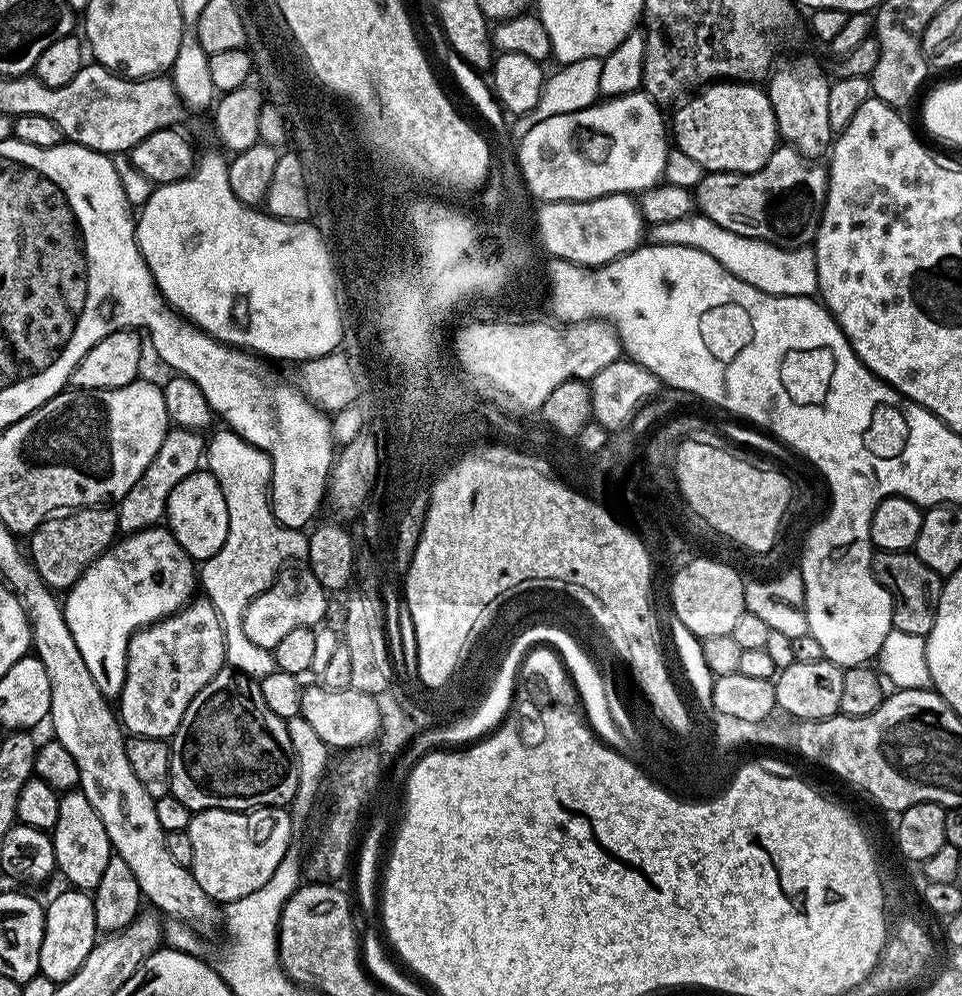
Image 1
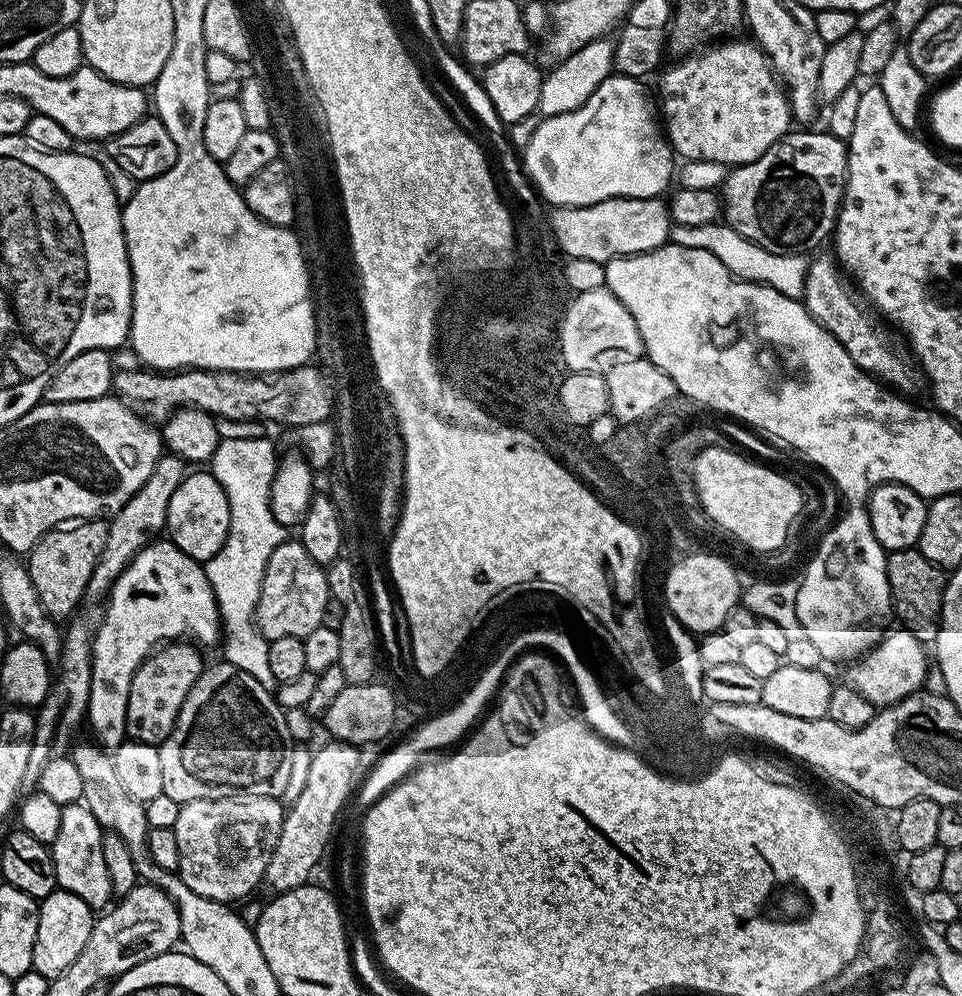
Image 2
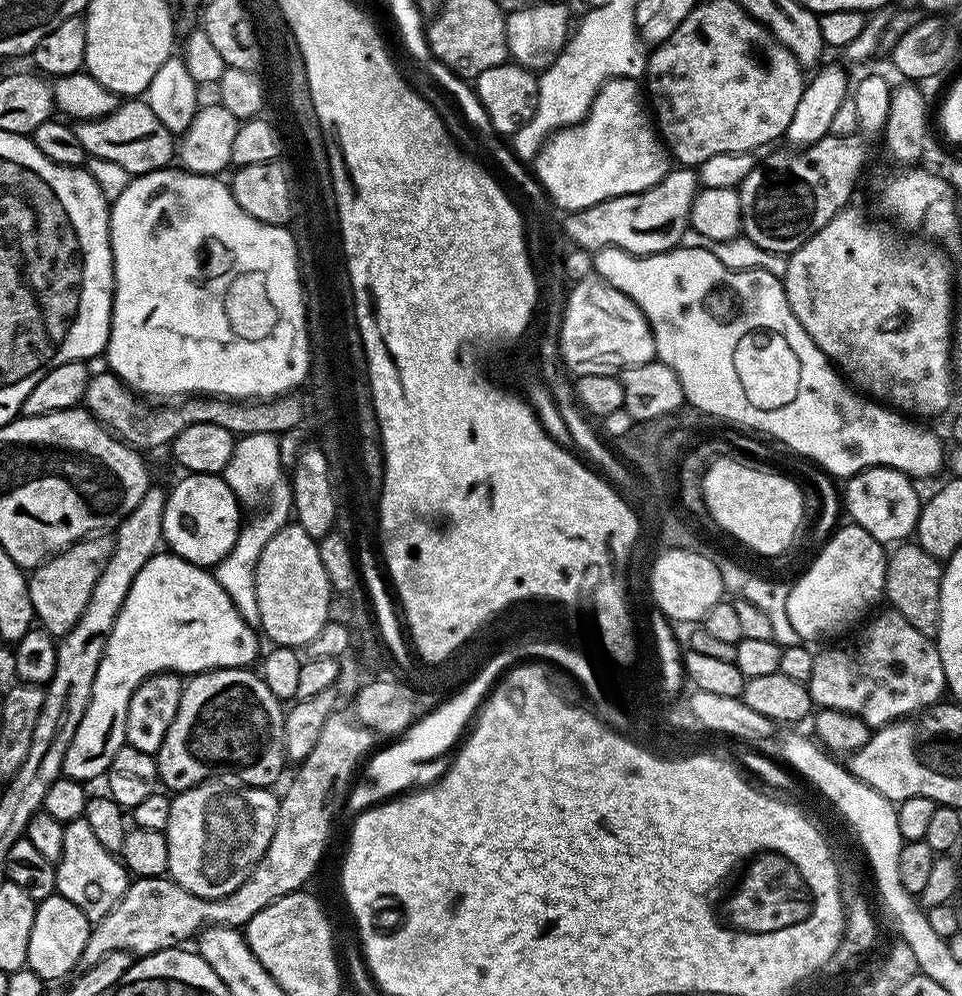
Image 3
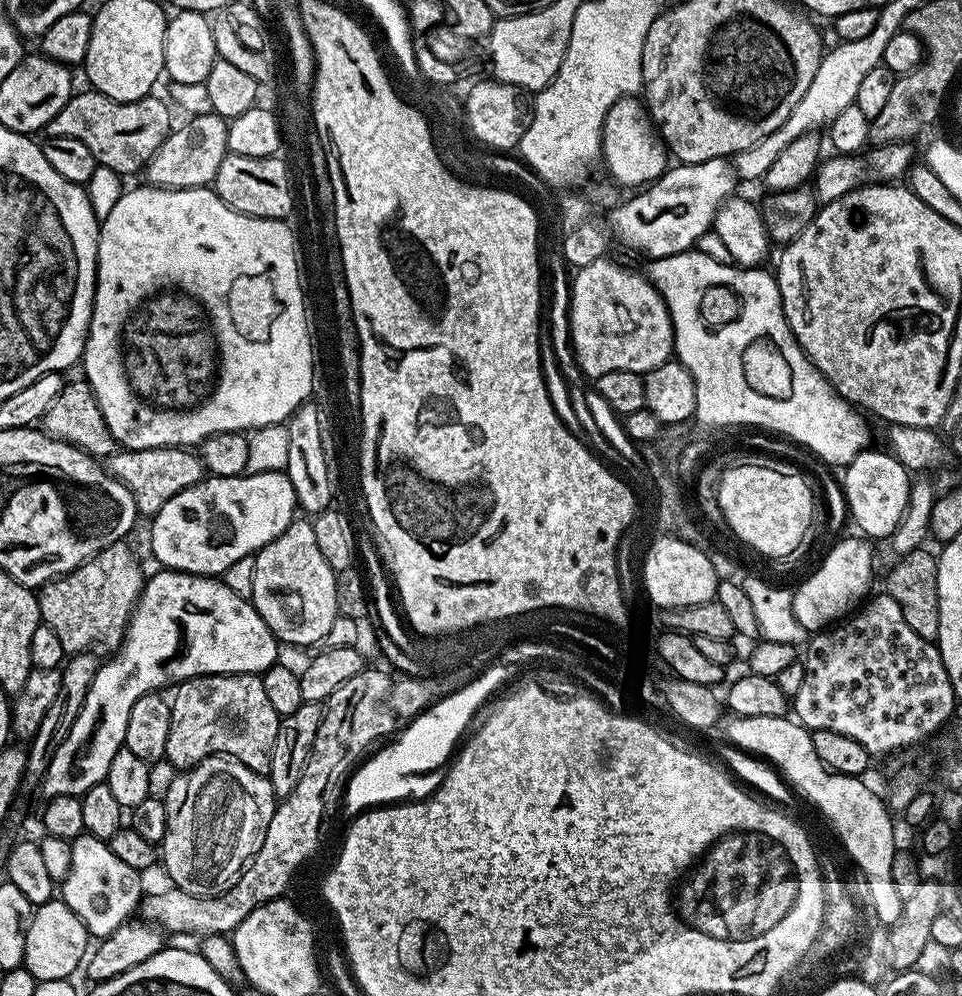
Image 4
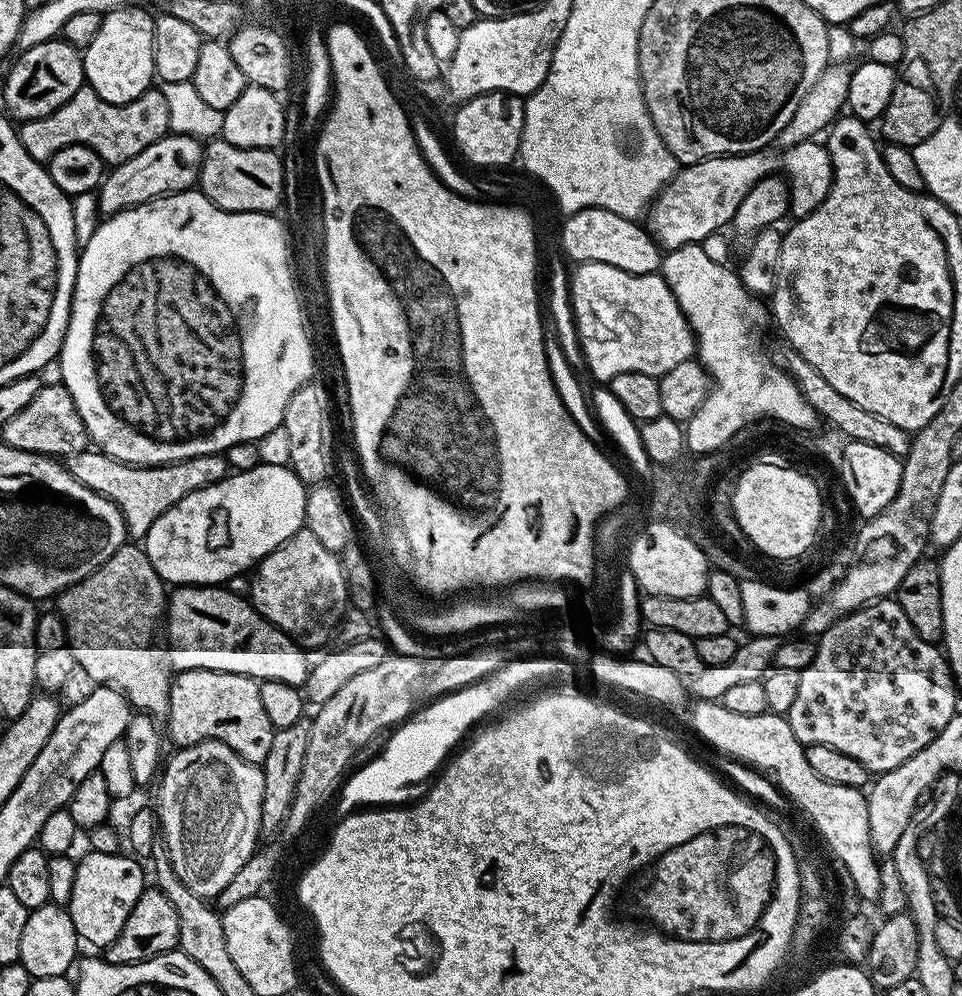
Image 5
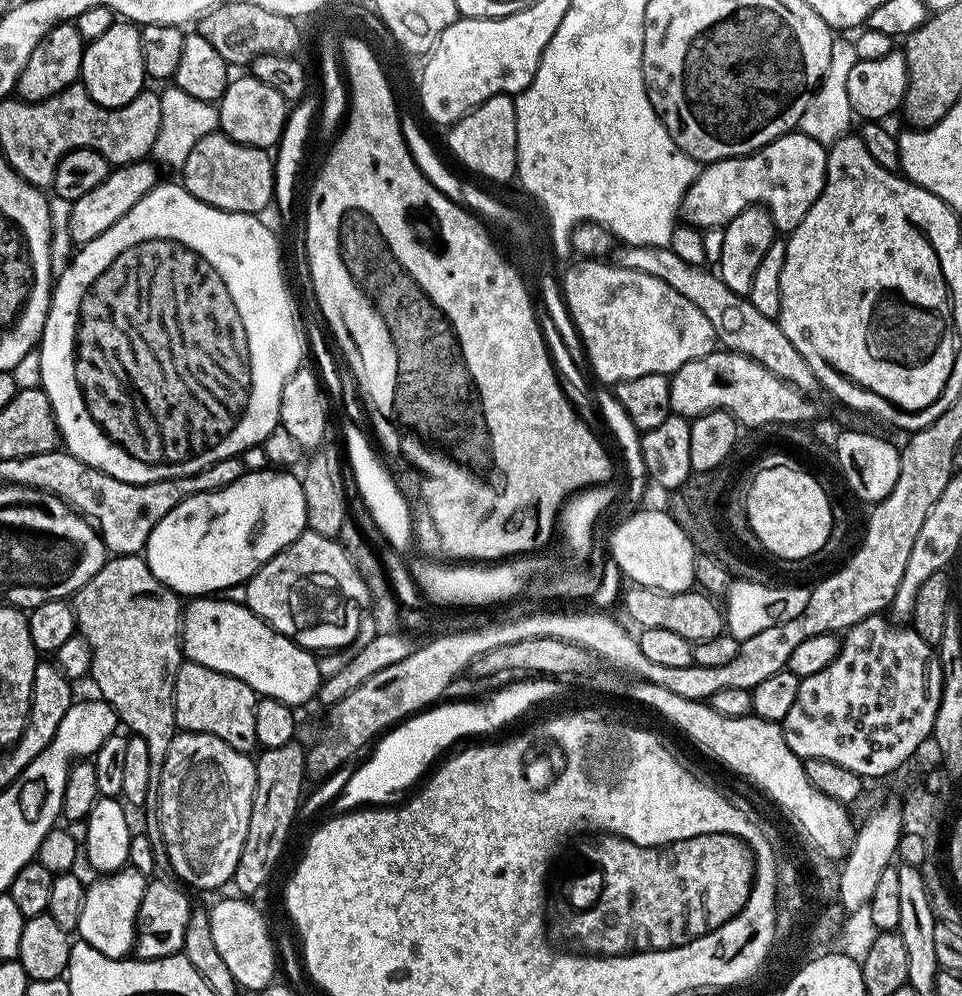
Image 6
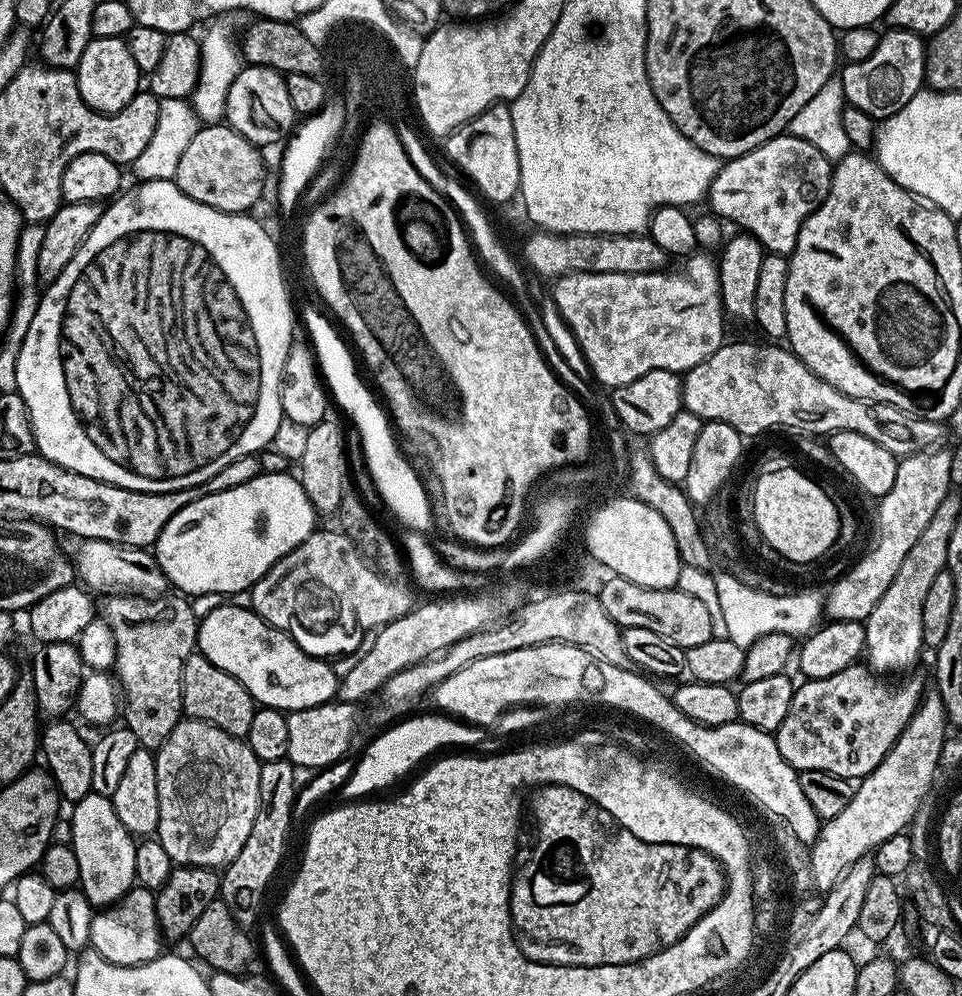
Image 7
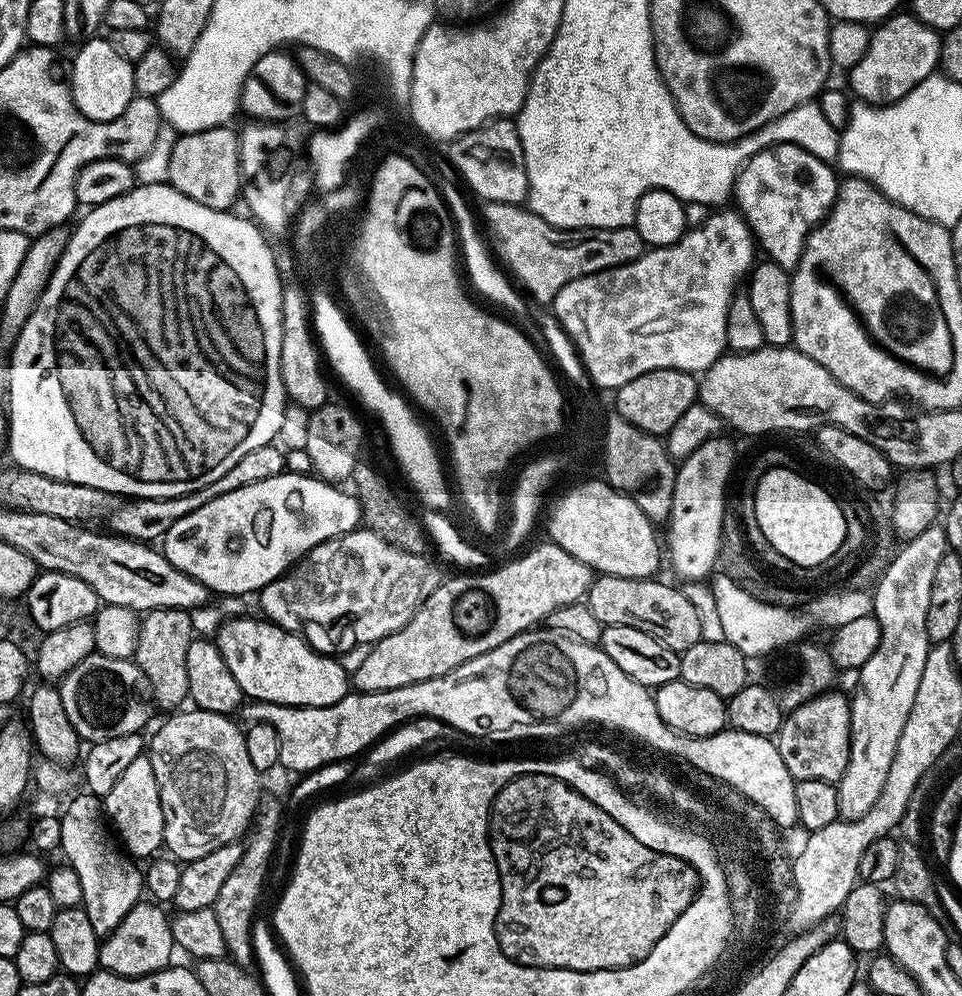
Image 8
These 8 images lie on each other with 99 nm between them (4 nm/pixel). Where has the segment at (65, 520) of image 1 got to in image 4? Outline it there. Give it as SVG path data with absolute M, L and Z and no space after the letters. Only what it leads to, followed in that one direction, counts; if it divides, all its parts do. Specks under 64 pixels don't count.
M122 539L106 546L82 562L82 566L38 589L41 621L54 630L65 654L90 652L97 647L95 644L105 644L111 650L119 649L146 579L146 572L140 569L128 543L127 539Z

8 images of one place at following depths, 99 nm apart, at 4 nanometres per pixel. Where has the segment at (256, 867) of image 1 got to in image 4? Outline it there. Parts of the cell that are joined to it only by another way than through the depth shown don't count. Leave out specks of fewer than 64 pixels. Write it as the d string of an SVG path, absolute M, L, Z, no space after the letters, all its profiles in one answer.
M208 756L206 759L195 764L192 768L181 771L168 784L168 793L163 793L162 799L166 806L166 838L162 845L162 864L164 860L164 868L168 871L168 876L175 887L180 888L183 892L189 892L195 896L219 896L221 892L225 892L229 886L240 877L240 873L248 867L253 856L262 846L262 842L266 838L266 826L270 826L270 818L276 813L276 805L278 797L275 790L272 789L272 783L267 775L250 770L242 762L233 760L231 756Z

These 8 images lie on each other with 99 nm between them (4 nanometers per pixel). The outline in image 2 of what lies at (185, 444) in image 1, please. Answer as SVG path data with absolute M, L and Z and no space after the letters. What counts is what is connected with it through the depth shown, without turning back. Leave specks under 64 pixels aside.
M173 454L161 455L154 470L150 470L150 478L146 478L146 482L142 482L142 486L130 498L130 502L126 502L126 506L122 506L122 510L118 510L118 514L114 514L108 520L106 546L102 546L98 566L94 566L94 574L90 574L90 582L86 586L78 611L67 621L68 628L66 624L62 632L62 647L58 661L60 673L55 673L52 689L48 691L48 696L38 709L36 733L24 778L25 789L36 788L38 774L42 774L46 762L50 762L50 758L55 756L65 755L73 743L72 735L79 730L80 724L82 728L85 723L92 681L92 640L100 626L102 605L108 593L112 591L116 579L126 570L126 566L130 566L136 555L167 529L170 498L174 498L174 490L182 486L186 475L184 468L185 461L180 457Z

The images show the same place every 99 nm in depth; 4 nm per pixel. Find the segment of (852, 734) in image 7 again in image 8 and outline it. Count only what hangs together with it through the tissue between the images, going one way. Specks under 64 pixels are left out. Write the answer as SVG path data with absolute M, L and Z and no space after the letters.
M824 691L820 696L789 711L774 737L778 754L782 754L782 762L786 762L786 770L793 781L821 780L836 784L846 770L846 762L850 758L851 706L849 697L836 691Z

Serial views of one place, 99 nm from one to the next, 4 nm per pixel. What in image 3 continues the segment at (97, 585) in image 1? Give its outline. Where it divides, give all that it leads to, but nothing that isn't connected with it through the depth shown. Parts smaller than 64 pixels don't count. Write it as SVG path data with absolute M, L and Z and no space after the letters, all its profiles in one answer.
M171 554L150 558L138 570L138 578L134 578L130 594L126 594L126 602L114 622L98 674L94 674L94 690L86 714L82 714L82 722L74 730L74 742L66 749L63 775L89 782L107 773L114 754L125 747L130 698L143 680L159 672L195 674L214 668L248 668L261 651L256 632L238 614L234 602L230 602L230 594L218 586L207 567Z

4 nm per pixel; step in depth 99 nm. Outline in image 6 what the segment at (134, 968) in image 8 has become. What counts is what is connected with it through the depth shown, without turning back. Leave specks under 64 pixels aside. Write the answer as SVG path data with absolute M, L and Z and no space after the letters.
M131 866L97 875L95 878L97 880L93 884L89 883L84 889L82 914L78 918L76 932L79 939L94 946L98 954L106 954L106 958L123 960L133 951L136 942L136 919L148 880Z

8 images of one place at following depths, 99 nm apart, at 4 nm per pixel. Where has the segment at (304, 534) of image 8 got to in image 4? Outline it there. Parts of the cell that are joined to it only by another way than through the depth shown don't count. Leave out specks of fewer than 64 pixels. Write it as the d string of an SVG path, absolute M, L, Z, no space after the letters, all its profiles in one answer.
M248 472L234 477L209 475L194 486L183 488L151 521L152 552L157 565L173 572L189 572L195 576L219 577L234 562L249 559L265 548L297 515L298 505L294 486L284 472Z

